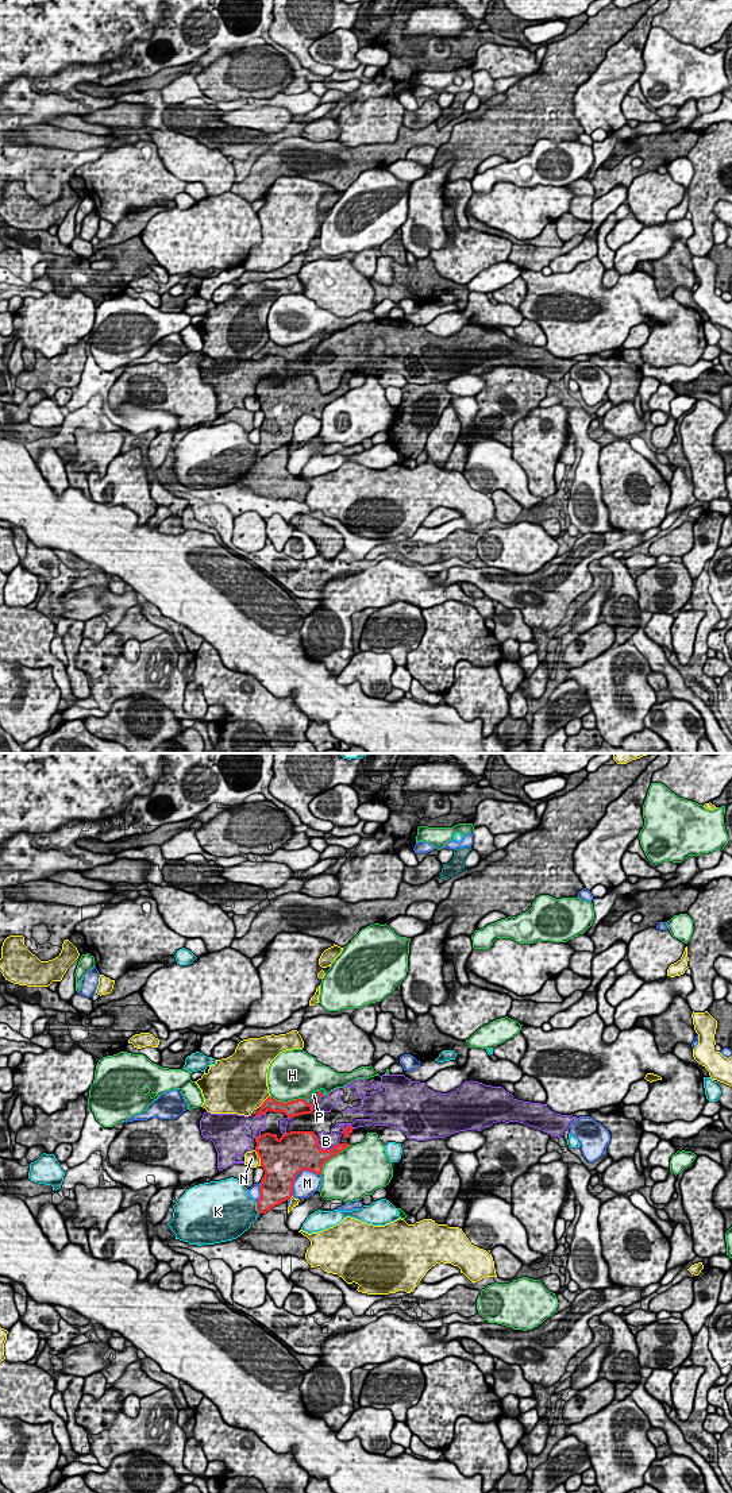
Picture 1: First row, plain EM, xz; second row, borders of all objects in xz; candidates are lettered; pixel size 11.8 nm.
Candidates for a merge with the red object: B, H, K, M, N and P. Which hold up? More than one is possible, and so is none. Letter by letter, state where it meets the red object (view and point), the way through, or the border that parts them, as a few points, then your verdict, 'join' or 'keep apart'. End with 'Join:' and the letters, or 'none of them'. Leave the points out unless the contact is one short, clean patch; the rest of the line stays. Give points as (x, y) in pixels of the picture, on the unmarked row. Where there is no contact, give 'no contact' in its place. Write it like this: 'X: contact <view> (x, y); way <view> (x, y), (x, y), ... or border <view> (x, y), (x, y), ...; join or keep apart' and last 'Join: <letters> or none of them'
B: contact xz (323, 394); keep apart
H: contact xz (289, 346); keep apart
K: contact xz (257, 451); keep apart
M: contact xz (297, 417); keep apart
N: contact xz (259, 401); keep apart
P: contact xz (311, 347); way xz (297, 351), (311, 347), (314, 339); join
Join: P

